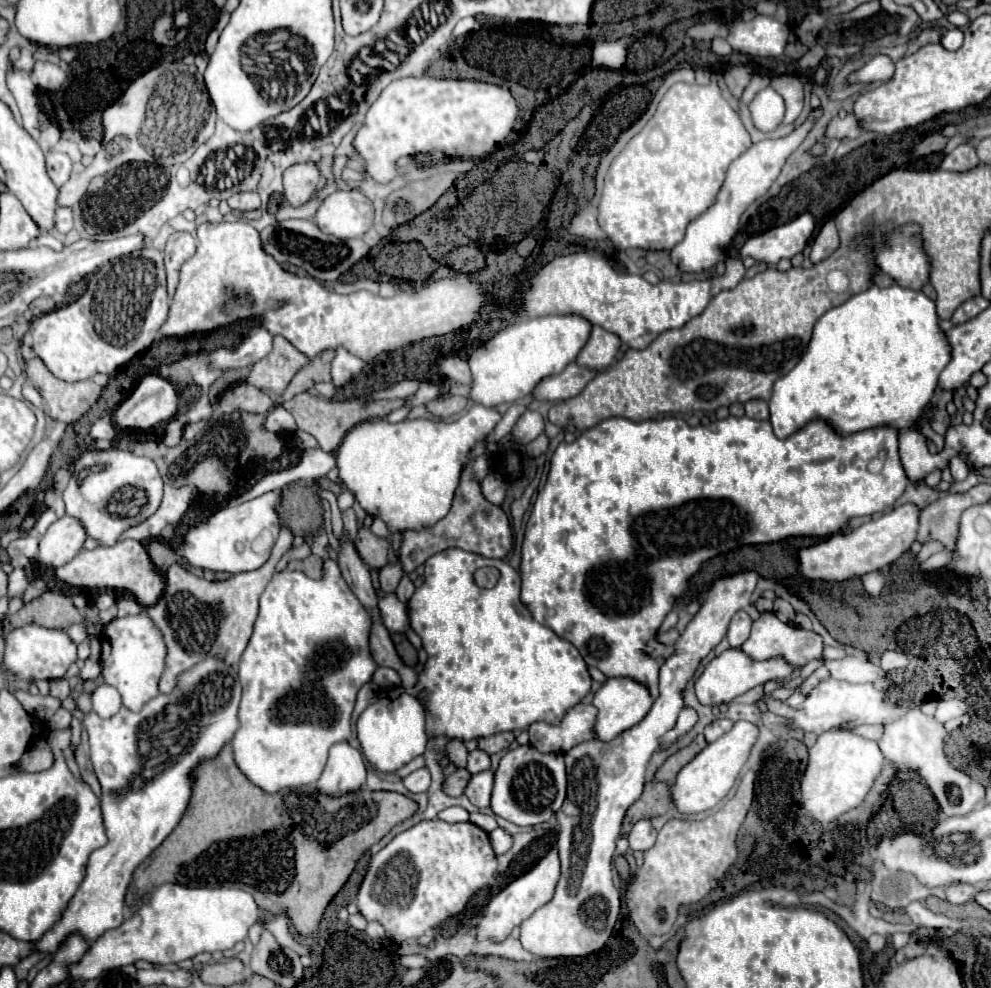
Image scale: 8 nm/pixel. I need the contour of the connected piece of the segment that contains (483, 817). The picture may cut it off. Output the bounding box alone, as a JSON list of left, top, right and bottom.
[471,812,497,830]

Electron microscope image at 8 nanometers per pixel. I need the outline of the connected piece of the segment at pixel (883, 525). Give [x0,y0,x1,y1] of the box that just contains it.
[799,504,919,582]

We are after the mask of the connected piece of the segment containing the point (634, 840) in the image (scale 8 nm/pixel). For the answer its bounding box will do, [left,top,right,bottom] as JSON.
[627,820,657,852]

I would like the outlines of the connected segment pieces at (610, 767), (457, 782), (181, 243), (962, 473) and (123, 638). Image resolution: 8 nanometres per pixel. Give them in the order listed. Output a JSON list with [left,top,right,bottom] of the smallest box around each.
[[521,570,759,958],[441,770,471,798],[165,232,195,296],[949,460,967,482],[101,614,167,712]]

